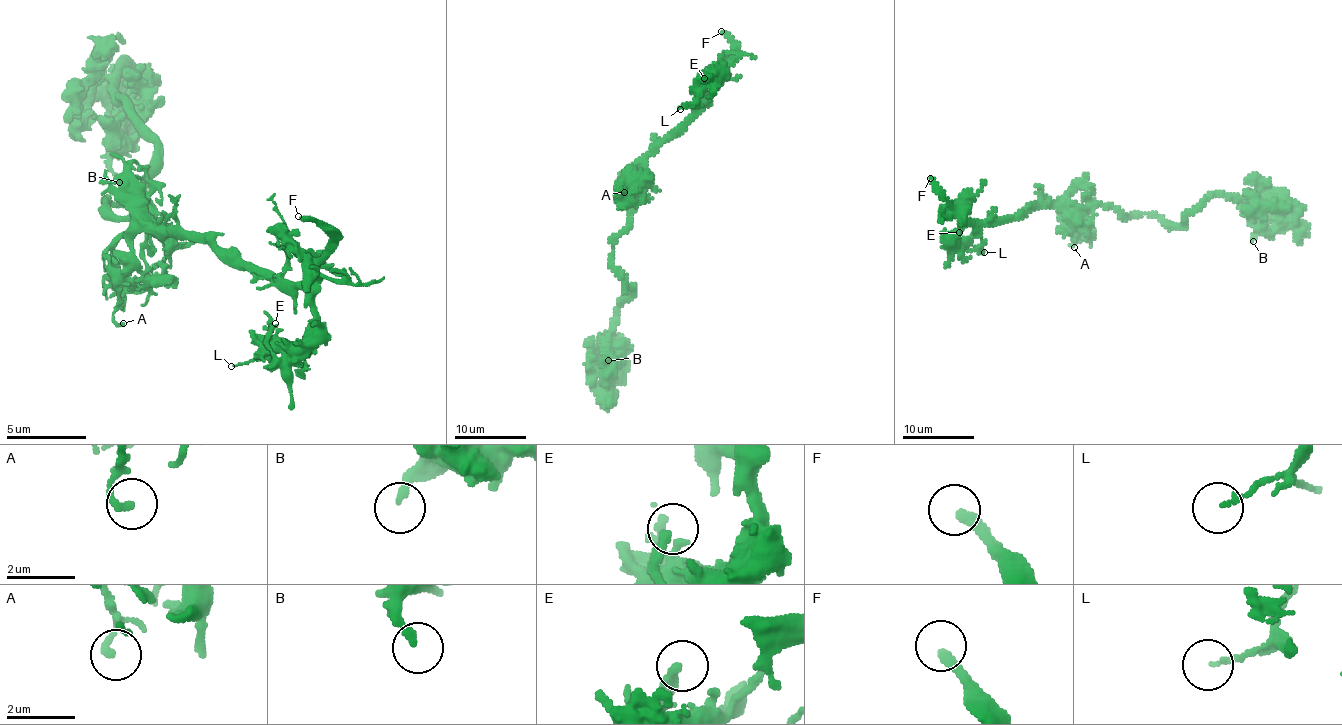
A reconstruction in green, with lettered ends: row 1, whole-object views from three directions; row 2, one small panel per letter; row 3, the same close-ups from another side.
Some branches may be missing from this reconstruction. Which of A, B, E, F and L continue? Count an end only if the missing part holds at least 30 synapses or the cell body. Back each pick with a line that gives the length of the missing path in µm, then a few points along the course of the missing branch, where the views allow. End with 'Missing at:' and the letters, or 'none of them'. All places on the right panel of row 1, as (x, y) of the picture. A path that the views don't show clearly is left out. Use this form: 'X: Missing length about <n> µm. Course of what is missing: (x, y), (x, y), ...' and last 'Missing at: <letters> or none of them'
F: Missing length about 50 µm
Missing at: F

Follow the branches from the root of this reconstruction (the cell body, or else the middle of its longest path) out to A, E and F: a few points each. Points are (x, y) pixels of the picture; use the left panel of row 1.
A: (124, 217), (148, 202), (137, 224), (104, 257), (119, 294), (115, 321), (123, 323)
E: (124, 217), (148, 202), (164, 214), (156, 231), (304, 292), (315, 315), (302, 338), (270, 346), (275, 323)
F: (124, 217), (148, 202), (164, 214), (156, 231), (233, 255), (294, 289), (326, 257), (333, 235), (298, 216)

